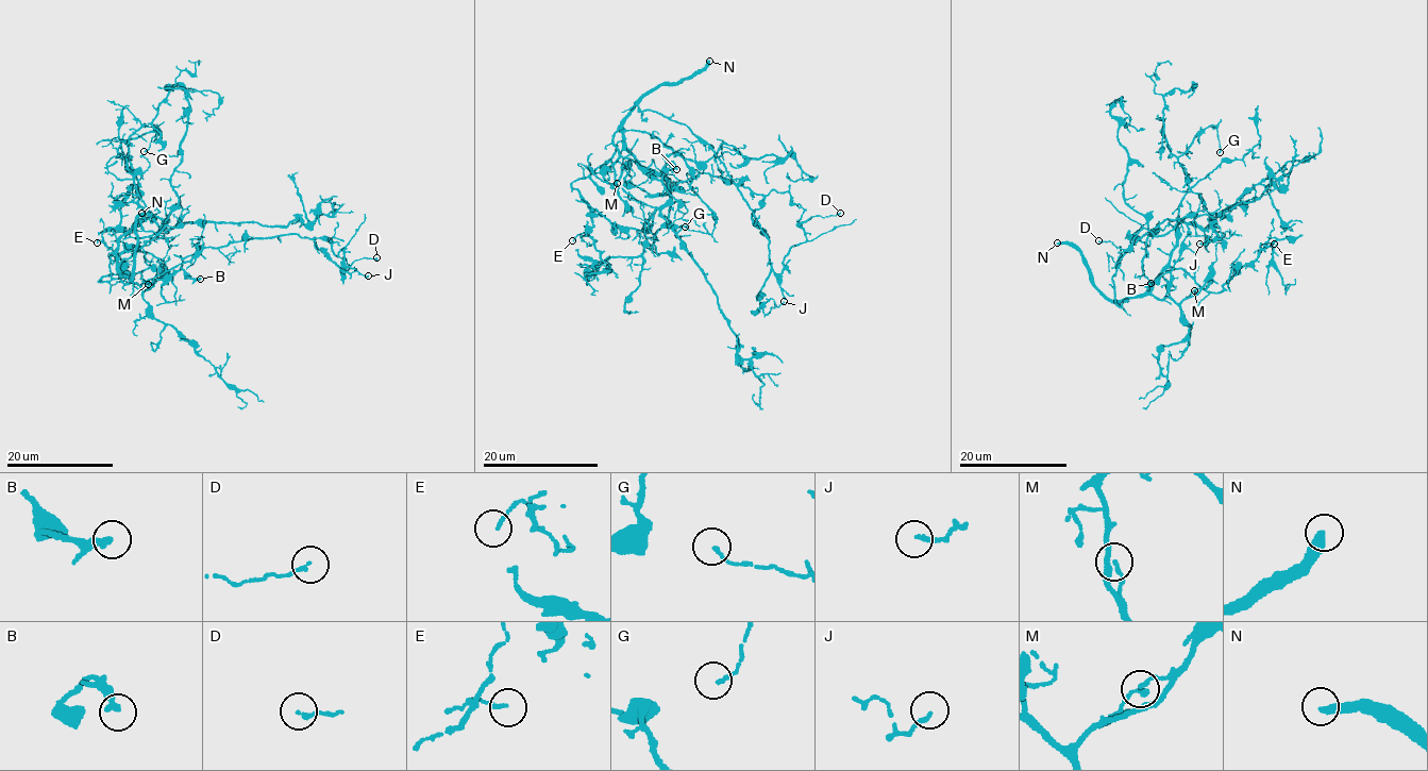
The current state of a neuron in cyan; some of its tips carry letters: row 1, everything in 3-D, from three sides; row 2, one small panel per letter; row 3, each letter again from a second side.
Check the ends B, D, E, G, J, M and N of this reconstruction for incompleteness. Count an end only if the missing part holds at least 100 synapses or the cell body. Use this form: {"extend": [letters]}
{"extend": ["N"]}

